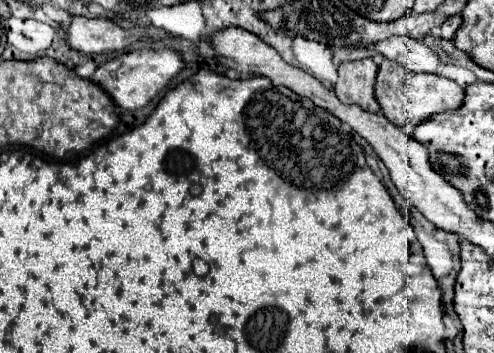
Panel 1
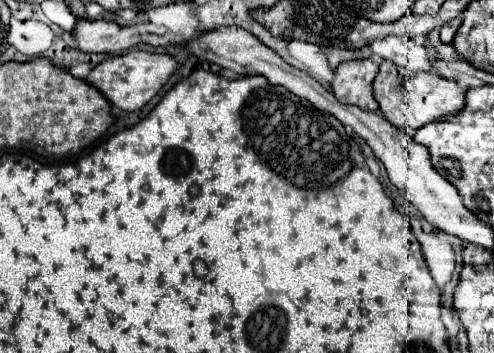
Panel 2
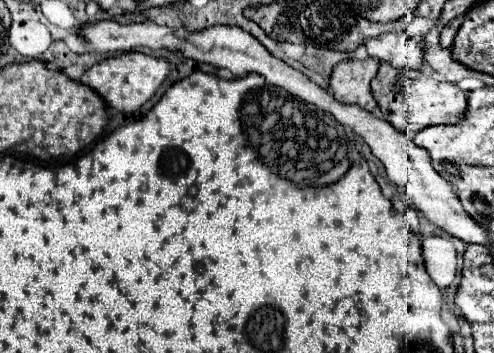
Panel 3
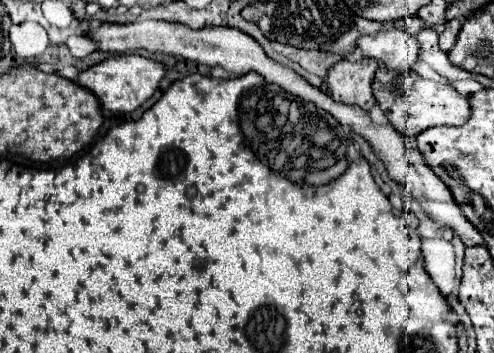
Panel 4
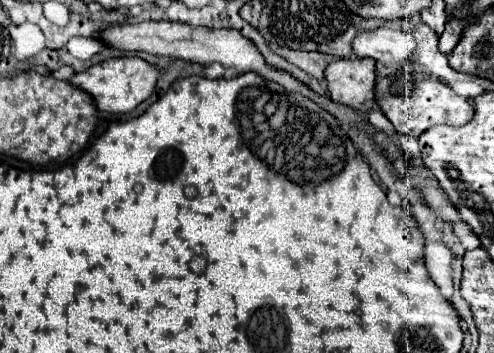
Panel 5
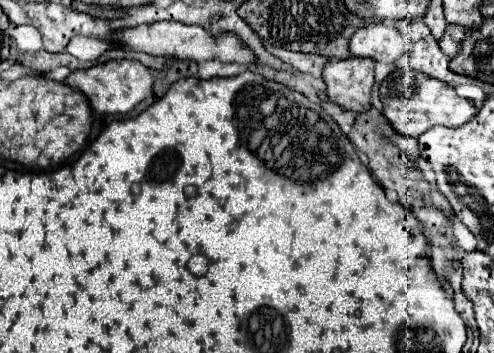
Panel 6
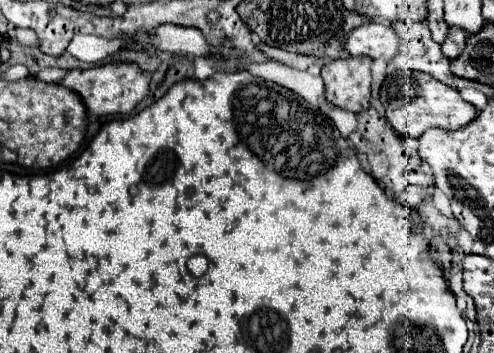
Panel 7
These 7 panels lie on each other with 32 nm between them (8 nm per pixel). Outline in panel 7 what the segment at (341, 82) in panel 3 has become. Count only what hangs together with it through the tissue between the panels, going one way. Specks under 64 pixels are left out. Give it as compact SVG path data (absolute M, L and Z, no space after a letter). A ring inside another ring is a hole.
M348 56L322 66L326 100L342 110L360 114L370 106L372 60L368 56Z

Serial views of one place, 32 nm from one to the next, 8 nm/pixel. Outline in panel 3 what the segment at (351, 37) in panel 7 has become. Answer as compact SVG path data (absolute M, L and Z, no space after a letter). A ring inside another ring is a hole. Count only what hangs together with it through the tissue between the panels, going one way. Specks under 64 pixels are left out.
M386 32L384 36L364 40L368 56L388 62L394 68L416 70L424 60L424 50L406 32Z

